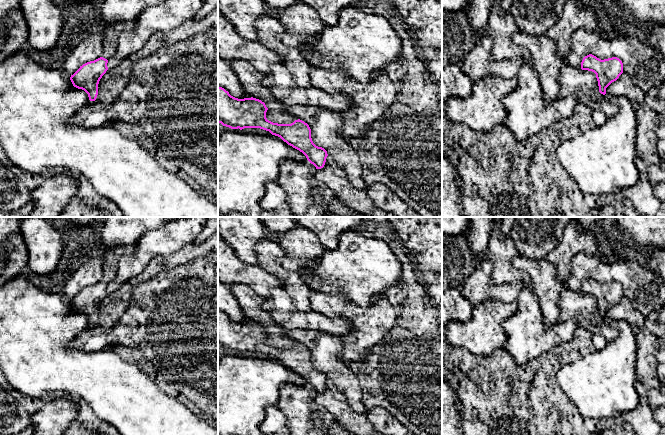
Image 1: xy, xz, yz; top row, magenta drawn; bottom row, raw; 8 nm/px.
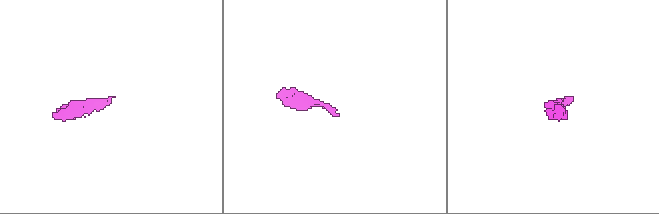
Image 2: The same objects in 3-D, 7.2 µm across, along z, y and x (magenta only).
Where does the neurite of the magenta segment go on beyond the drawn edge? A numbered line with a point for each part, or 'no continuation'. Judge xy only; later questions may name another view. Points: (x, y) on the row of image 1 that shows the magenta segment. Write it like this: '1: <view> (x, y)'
1: xy (110, 33)

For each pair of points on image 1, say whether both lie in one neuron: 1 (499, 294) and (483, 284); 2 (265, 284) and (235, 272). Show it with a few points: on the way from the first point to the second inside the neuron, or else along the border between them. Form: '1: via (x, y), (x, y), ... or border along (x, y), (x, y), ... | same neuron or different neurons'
1: via (495, 292), (487, 288) | same neuron
2: via (258, 280), (253, 276), (242, 273) | same neuron

